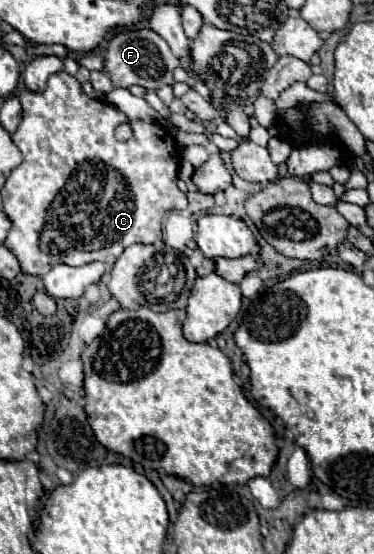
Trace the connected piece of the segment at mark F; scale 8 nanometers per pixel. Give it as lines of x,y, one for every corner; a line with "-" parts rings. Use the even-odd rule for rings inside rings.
131,29
115,35
109,41
105,71
109,73
115,87
131,87
141,85
145,89
159,89
163,85
173,85
173,71
179,67
179,59
171,55
167,41
157,35
153,29

